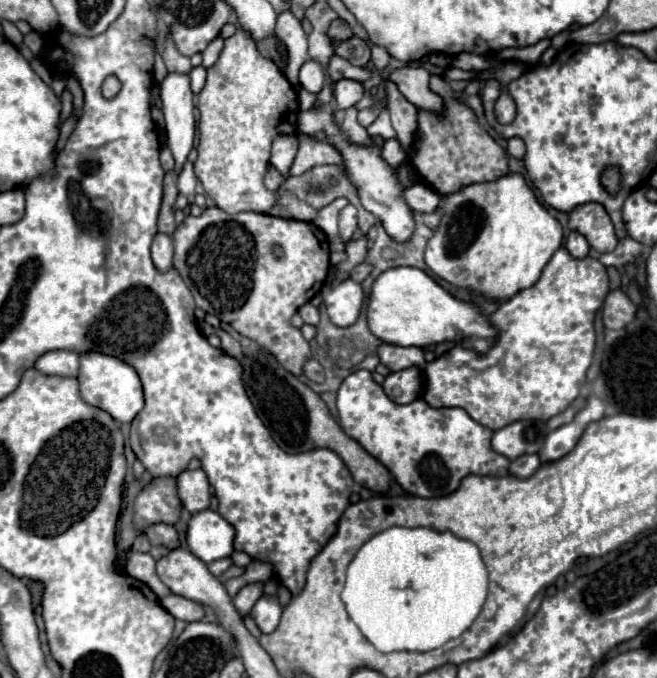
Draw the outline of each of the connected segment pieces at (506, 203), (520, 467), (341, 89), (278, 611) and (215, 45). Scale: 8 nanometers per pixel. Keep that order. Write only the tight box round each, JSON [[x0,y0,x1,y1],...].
[[426,174,562,300],[508,454,540,478],[334,80,364,110],[250,596,282,634],[202,36,224,68]]

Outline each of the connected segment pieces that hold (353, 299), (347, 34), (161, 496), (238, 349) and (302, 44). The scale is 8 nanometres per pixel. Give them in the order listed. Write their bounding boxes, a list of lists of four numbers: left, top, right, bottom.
[[320,278,364,328],[326,18,352,42],[134,478,182,532],[218,330,244,360],[276,14,308,88]]

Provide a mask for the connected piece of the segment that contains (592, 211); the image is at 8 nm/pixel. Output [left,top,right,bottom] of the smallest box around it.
[568,202,618,252]

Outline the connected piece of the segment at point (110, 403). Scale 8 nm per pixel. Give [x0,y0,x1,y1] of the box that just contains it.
[80,352,144,422]

